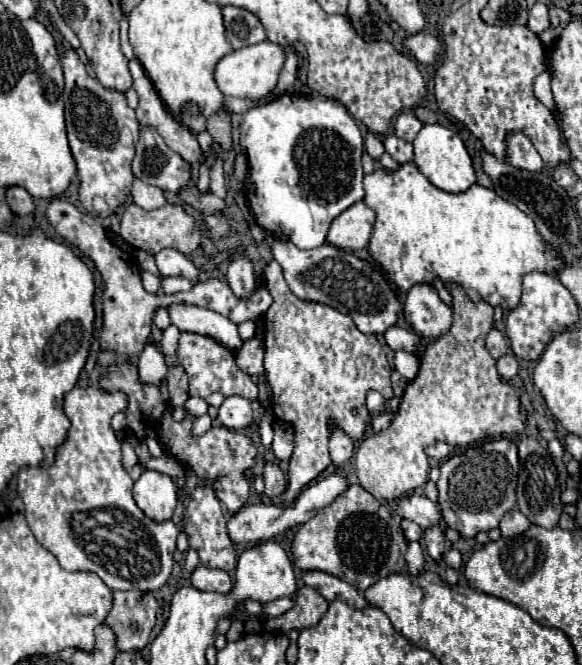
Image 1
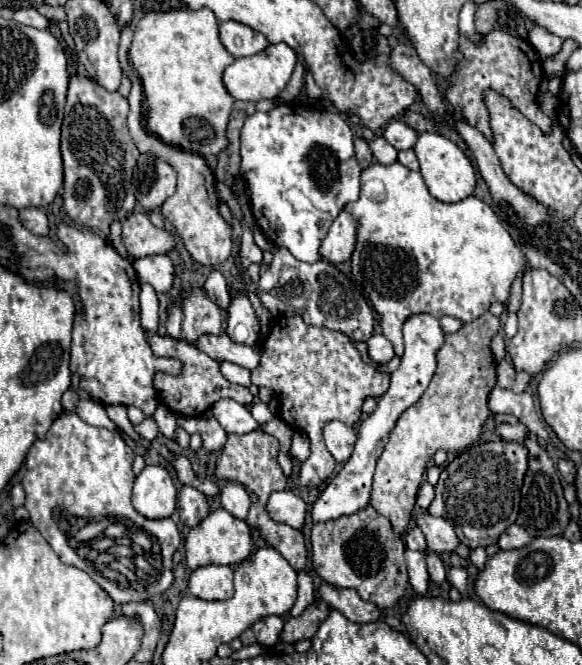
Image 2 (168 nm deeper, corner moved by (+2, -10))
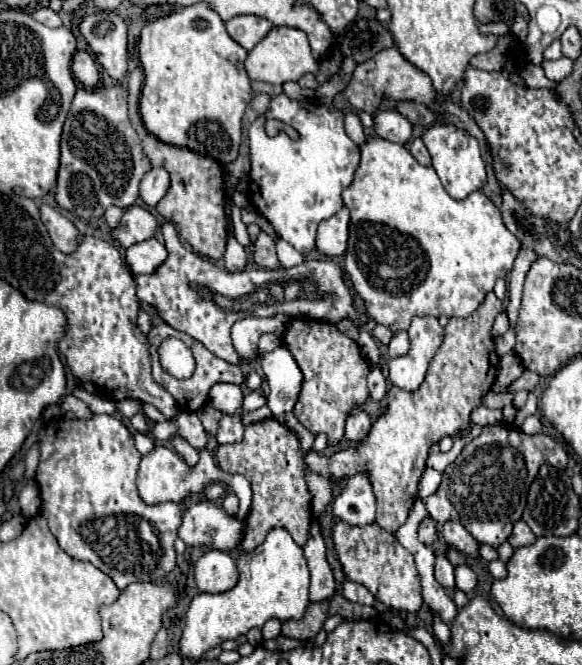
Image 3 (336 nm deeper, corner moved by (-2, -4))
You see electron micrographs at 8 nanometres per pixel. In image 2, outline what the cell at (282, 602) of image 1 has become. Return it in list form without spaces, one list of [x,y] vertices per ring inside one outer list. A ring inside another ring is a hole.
[[[299,572],[299,590],[297,590],[297,602],[293,604],[293,608],[287,612],[289,616],[299,616],[315,598],[315,588],[313,588],[313,580],[311,576],[307,576],[305,572]]]

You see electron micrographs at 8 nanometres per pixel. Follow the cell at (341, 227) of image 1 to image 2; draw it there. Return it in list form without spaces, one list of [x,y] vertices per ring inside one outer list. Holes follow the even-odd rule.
[[[341,212],[337,220],[333,220],[329,234],[321,242],[319,248],[321,258],[329,260],[331,264],[347,262],[355,250],[357,230],[359,230],[359,222],[349,212]]]

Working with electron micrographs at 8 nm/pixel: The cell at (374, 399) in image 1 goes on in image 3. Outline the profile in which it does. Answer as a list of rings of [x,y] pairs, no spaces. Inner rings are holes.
[[[373,366],[371,372],[369,372],[369,376],[367,376],[367,380],[369,380],[369,392],[371,392],[371,398],[379,402],[379,400],[385,396],[385,392],[387,392],[387,382],[385,382],[383,370],[381,370],[379,366]]]

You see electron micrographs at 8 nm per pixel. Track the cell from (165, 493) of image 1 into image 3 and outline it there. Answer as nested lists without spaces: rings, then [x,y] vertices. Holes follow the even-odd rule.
[[[159,444],[151,452],[141,456],[141,464],[137,470],[137,488],[139,488],[141,498],[149,504],[157,504],[157,502],[181,504],[185,500],[185,496],[199,494],[207,484],[217,482],[219,472],[221,470],[215,466],[215,460],[211,458],[211,454],[207,450],[203,450],[203,454],[195,466],[187,466],[185,460],[175,450]]]

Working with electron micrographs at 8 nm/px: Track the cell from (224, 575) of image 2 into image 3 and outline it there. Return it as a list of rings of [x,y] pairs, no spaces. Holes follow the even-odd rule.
[[[209,550],[195,564],[195,582],[201,592],[219,594],[231,590],[239,580],[235,560],[229,552]]]

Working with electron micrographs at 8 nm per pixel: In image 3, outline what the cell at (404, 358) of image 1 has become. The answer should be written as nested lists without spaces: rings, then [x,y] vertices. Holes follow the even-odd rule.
[[[379,136],[367,138],[367,142],[361,146],[361,162],[359,162],[359,168],[355,170],[353,182],[343,190],[343,202],[345,202],[345,206],[349,208],[349,214],[351,214],[349,244],[347,244],[347,254],[345,254],[345,272],[349,274],[353,290],[365,300],[365,308],[367,308],[369,318],[375,320],[377,324],[383,324],[383,326],[391,328],[391,332],[407,330],[415,316],[435,316],[435,318],[439,318],[441,314],[445,314],[449,318],[451,316],[457,316],[457,318],[471,316],[477,310],[477,306],[483,302],[485,294],[493,290],[495,280],[505,278],[505,274],[511,272],[513,262],[517,258],[517,252],[521,248],[521,242],[505,228],[499,208],[495,208],[495,204],[483,192],[477,190],[477,192],[469,194],[465,200],[451,198],[445,192],[445,188],[443,188],[443,184],[441,184],[441,180],[439,180],[439,176],[437,176],[437,172],[433,168],[421,166],[405,146],[383,140]]]

